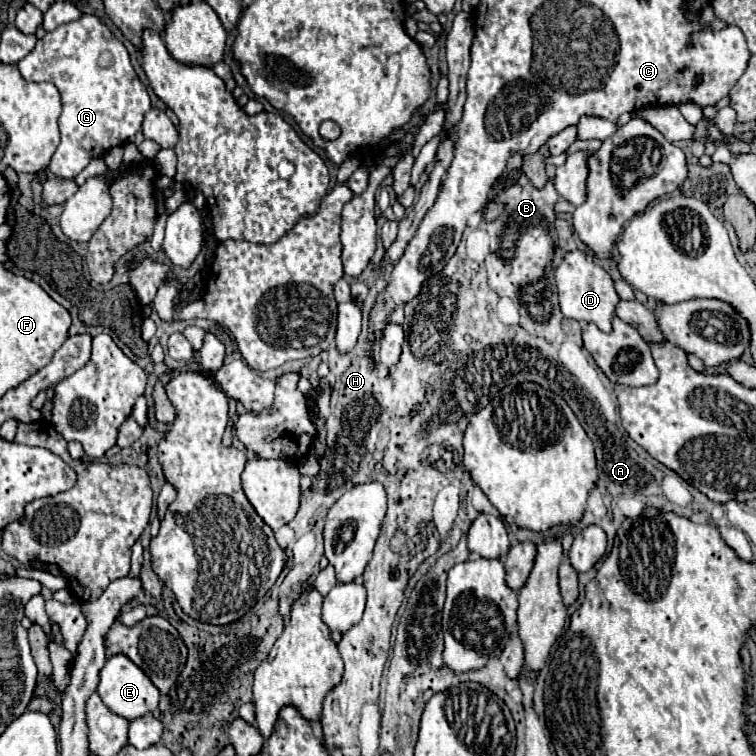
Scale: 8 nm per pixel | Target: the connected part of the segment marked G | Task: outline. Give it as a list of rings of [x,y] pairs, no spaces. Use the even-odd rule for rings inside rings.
[[[83,15],[81,21],[71,21],[69,25],[61,25],[53,33],[47,33],[37,41],[35,49],[17,63],[17,69],[27,81],[47,81],[59,89],[63,103],[63,113],[59,117],[61,143],[53,153],[47,169],[61,179],[75,179],[91,159],[103,157],[103,153],[109,149],[129,143],[131,137],[141,129],[145,113],[151,109],[149,93],[135,73],[125,45],[95,15]]]

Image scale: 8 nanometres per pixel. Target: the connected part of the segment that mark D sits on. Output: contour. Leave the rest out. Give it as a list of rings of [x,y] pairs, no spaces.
[[[571,251],[565,255],[563,263],[557,267],[555,283],[559,291],[559,305],[565,317],[575,321],[595,323],[605,333],[611,331],[611,319],[615,317],[619,295],[613,287],[609,273],[599,263],[591,261],[583,251]]]

